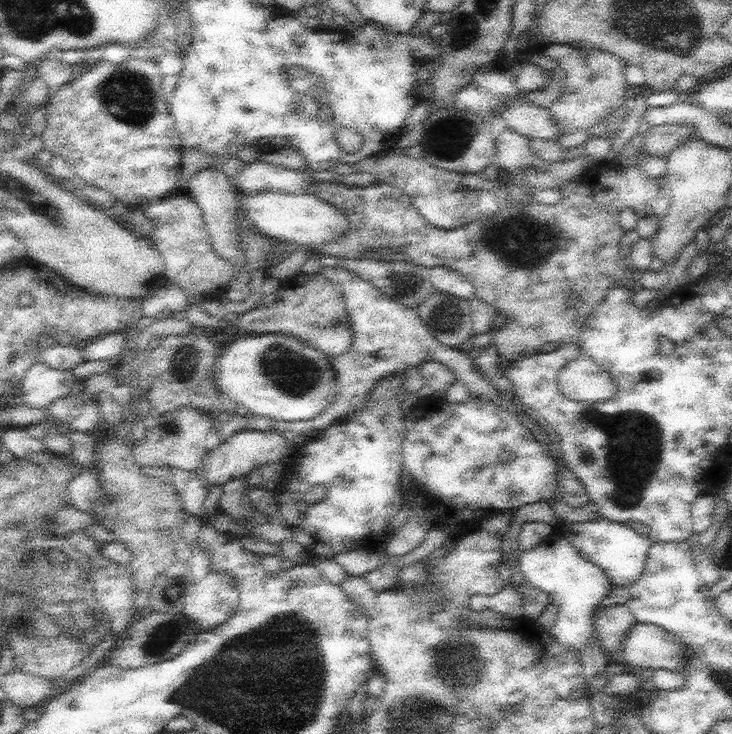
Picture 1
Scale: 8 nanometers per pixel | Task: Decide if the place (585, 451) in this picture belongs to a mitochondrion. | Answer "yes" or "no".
yes

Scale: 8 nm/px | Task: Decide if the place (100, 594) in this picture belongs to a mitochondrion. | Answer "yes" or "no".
no

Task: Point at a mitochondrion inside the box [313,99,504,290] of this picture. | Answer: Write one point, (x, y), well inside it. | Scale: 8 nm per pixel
(449, 140)

